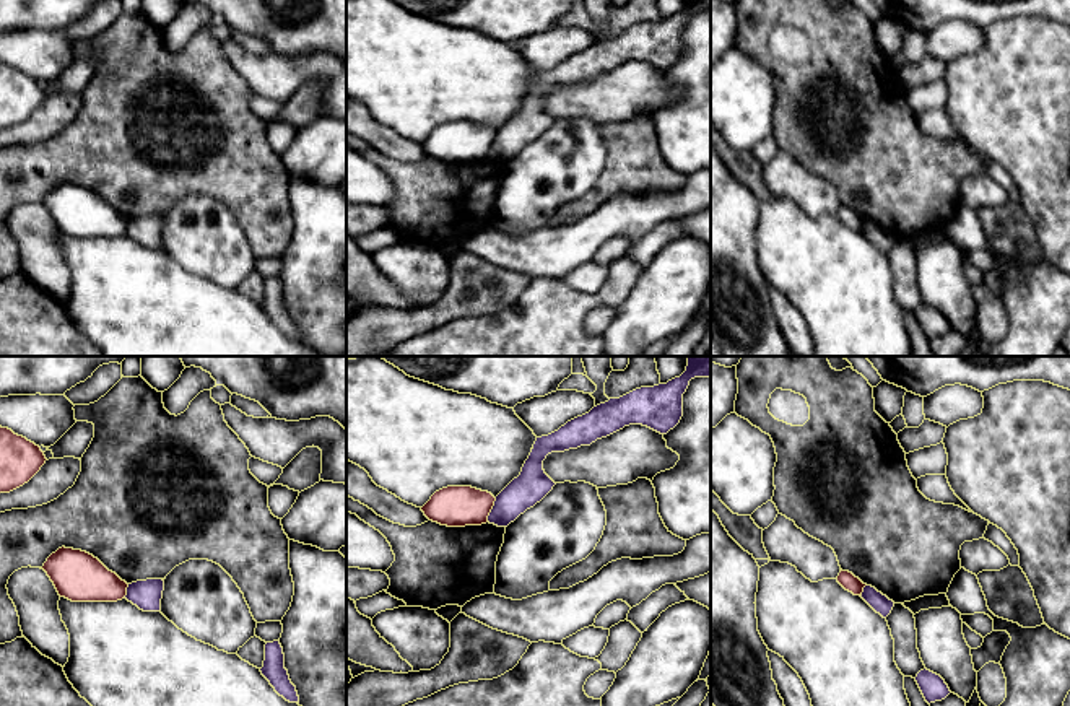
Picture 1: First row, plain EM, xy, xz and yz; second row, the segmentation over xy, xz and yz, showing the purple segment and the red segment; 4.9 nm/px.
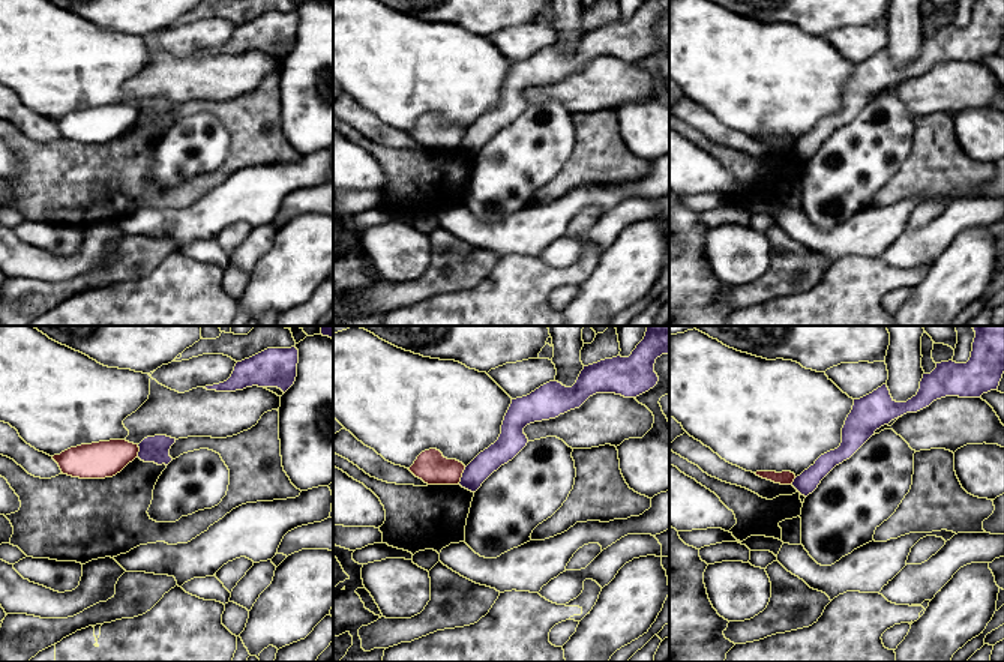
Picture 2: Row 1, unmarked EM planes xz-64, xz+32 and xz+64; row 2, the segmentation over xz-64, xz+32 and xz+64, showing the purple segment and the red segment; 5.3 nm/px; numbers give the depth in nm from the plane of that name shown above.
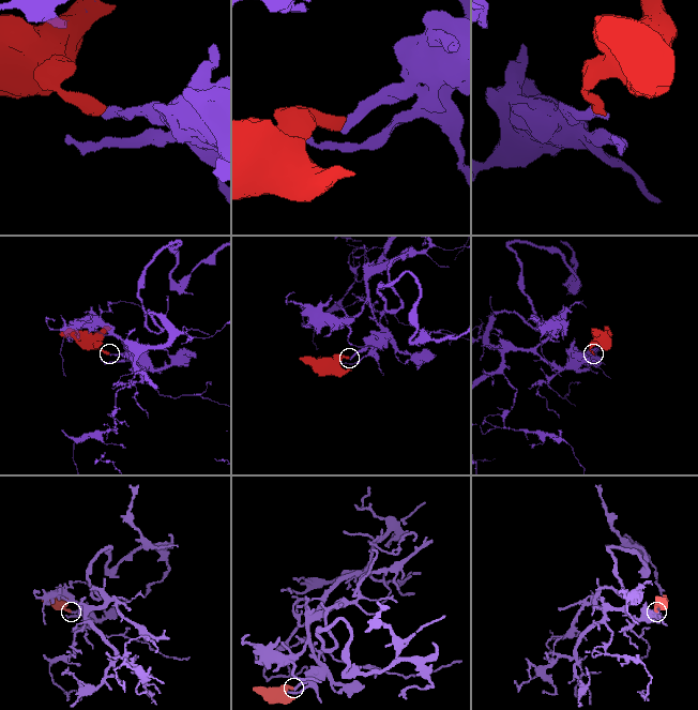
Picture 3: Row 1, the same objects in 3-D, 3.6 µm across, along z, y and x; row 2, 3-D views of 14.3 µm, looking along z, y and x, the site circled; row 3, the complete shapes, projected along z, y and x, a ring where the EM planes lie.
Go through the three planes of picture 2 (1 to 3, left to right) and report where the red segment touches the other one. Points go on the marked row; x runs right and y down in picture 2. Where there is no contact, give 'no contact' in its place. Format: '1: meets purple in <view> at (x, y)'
1: meets purple in xz-64 at (140, 451)
2: meets purple in xz+32 at (462, 476)
3: meets purple in xz+64 at (794, 481)

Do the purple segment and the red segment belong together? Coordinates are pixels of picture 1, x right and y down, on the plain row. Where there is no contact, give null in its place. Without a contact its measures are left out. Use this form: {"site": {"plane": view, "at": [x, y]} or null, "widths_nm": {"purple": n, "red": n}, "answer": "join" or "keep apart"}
{"site": {"plane": "xz", "at": [491, 145]}, "widths_nm": {"purple": 170, "red": 200}, "answer": "keep apart"}

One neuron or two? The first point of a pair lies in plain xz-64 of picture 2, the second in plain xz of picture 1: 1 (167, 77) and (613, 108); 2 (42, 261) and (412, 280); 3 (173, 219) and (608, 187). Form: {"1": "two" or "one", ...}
{"1": "one", "2": "two", "3": "two"}

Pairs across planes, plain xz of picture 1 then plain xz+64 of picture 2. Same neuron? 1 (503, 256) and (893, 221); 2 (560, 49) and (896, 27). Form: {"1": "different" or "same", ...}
{"1": "same", "2": "different"}

